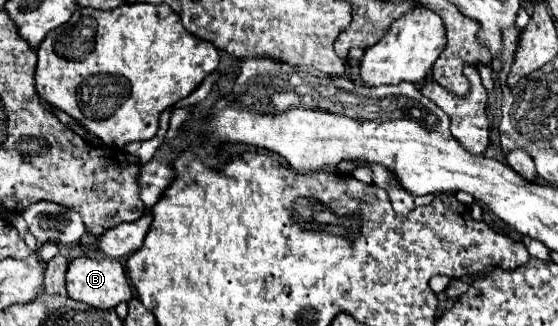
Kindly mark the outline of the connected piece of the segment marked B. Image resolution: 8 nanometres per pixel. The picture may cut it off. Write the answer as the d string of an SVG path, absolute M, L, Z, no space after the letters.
M76 258L68 264L68 272L66 272L66 288L68 288L68 296L84 302L92 308L98 310L112 310L116 308L120 302L130 302L132 300L132 288L128 284L128 278L124 274L124 268L120 262L110 260L110 258Z

